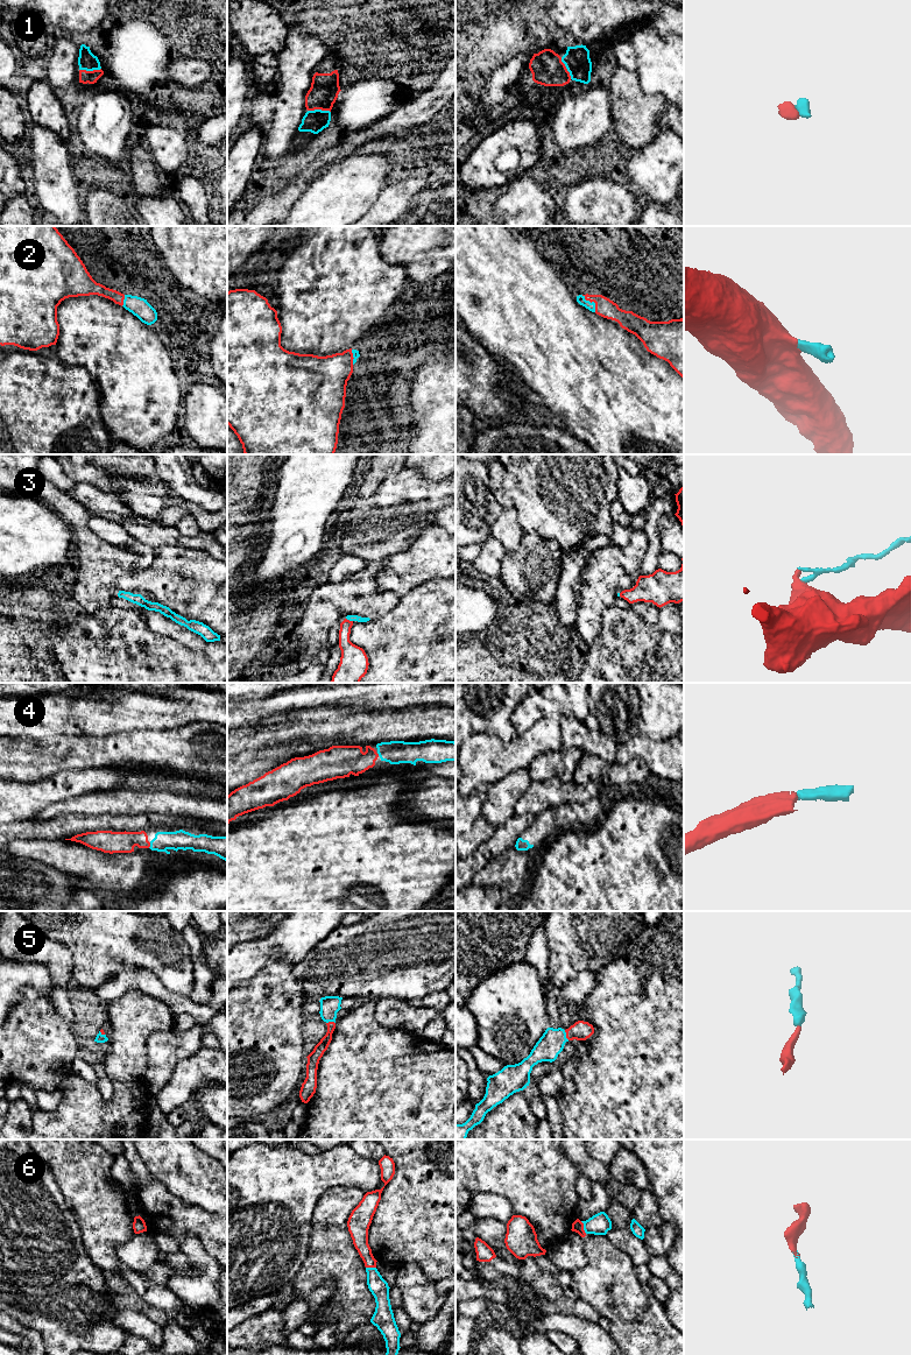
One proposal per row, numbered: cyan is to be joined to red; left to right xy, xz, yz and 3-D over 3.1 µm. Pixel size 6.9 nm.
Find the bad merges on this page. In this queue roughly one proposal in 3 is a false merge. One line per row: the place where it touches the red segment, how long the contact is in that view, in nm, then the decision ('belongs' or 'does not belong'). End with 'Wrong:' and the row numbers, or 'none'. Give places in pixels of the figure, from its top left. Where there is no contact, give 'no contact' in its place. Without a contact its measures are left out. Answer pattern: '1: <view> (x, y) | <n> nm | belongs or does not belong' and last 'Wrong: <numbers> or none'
1: xz (319, 108) | 160 nm | belongs
2: yz (592, 301) | 160 nm | belongs
3: xz (348, 620) | 50 nm | belongs
4: xy (149, 845) | 40 nm | belongs
5: yz (566, 1035) | 80 nm | belongs
6: yz (583, 1227) | 100 nm | belongs
Wrong: none

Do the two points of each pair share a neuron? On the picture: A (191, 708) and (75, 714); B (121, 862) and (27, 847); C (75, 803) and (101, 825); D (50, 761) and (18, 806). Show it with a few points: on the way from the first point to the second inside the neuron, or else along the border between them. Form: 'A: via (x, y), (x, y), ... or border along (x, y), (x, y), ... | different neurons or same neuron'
A: via (162, 712), (104, 713) | same neuron
B: via (98, 862), (83, 862), (50, 853) | same neuron
C: border along (63, 813), (118, 816) | different neurons
D: border along (61, 770), (41, 781), (12, 781) | different neurons

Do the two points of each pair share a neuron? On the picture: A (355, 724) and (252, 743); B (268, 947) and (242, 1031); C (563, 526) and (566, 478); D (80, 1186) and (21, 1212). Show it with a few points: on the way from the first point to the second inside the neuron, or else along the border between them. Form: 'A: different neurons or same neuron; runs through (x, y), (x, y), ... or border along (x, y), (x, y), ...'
A: same neuron; runs through (330, 732), (298, 732), (277, 738)
B: different neurons; border along (289, 960), (274, 955), (251, 978), (239, 981)
C: same neuron; runs through (563, 514), (563, 489)
D: different neurons; border along (49, 1170), (66, 1207), (75, 1219)

